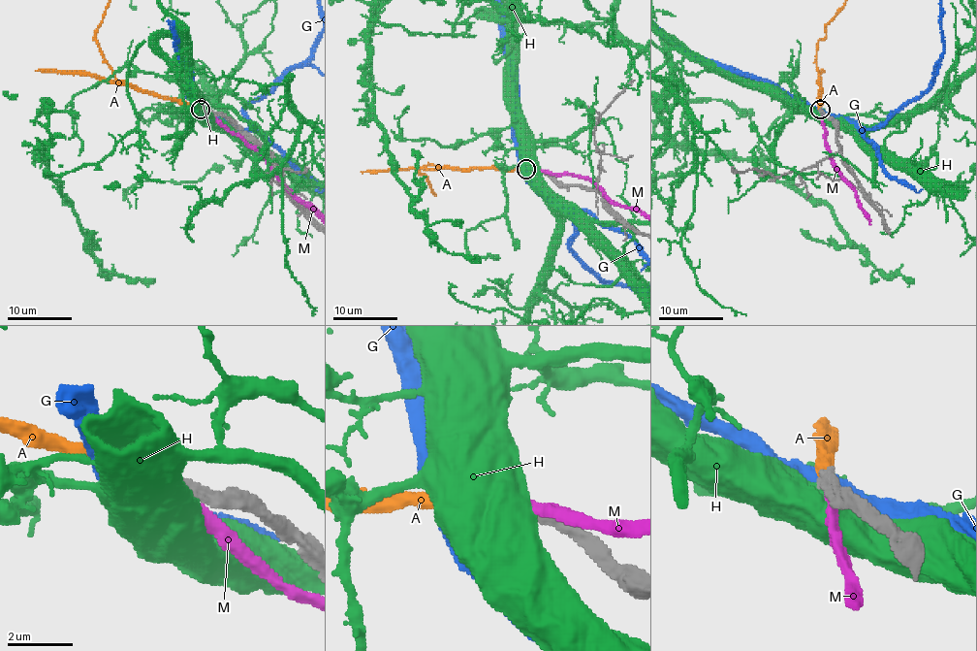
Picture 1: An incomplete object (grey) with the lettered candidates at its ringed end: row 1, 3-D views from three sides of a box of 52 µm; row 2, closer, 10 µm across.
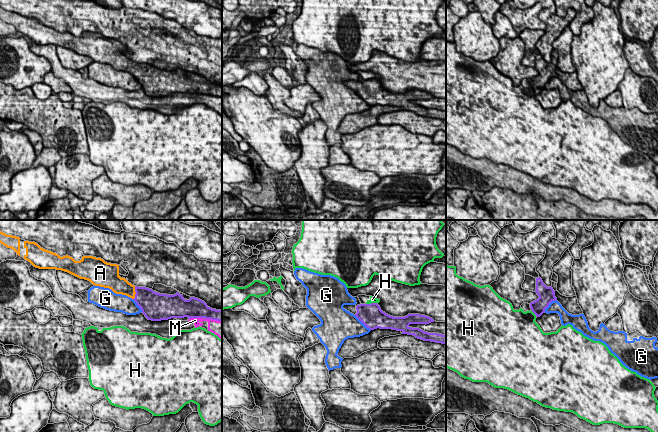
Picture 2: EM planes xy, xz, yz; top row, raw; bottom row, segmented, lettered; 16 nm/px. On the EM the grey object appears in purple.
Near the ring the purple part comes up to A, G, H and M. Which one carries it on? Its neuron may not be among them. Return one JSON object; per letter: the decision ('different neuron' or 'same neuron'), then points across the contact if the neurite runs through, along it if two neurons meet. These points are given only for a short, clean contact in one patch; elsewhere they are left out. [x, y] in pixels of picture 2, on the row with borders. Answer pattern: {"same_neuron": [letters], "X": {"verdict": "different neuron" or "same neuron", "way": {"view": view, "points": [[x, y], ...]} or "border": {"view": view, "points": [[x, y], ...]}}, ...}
{"same_neuron": ["A"], "A": {"verdict": "same neuron"}, "G": {"verdict": "different neuron"}, "H": {"verdict": "different neuron", "border": {"view": "xz", "points": [[376, 302], [366, 304]]}}, "M": {"verdict": "different neuron"}}

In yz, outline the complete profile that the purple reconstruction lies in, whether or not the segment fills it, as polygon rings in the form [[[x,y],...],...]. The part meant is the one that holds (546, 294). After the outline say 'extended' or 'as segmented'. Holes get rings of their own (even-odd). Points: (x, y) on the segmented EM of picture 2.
[[[540,277],[536,278],[535,292],[539,298],[530,303],[530,308],[536,317],[540,317],[545,312],[545,309],[549,306],[549,304],[552,301],[556,301],[557,298],[555,297],[555,291],[552,286],[547,287]]] | as segmented

